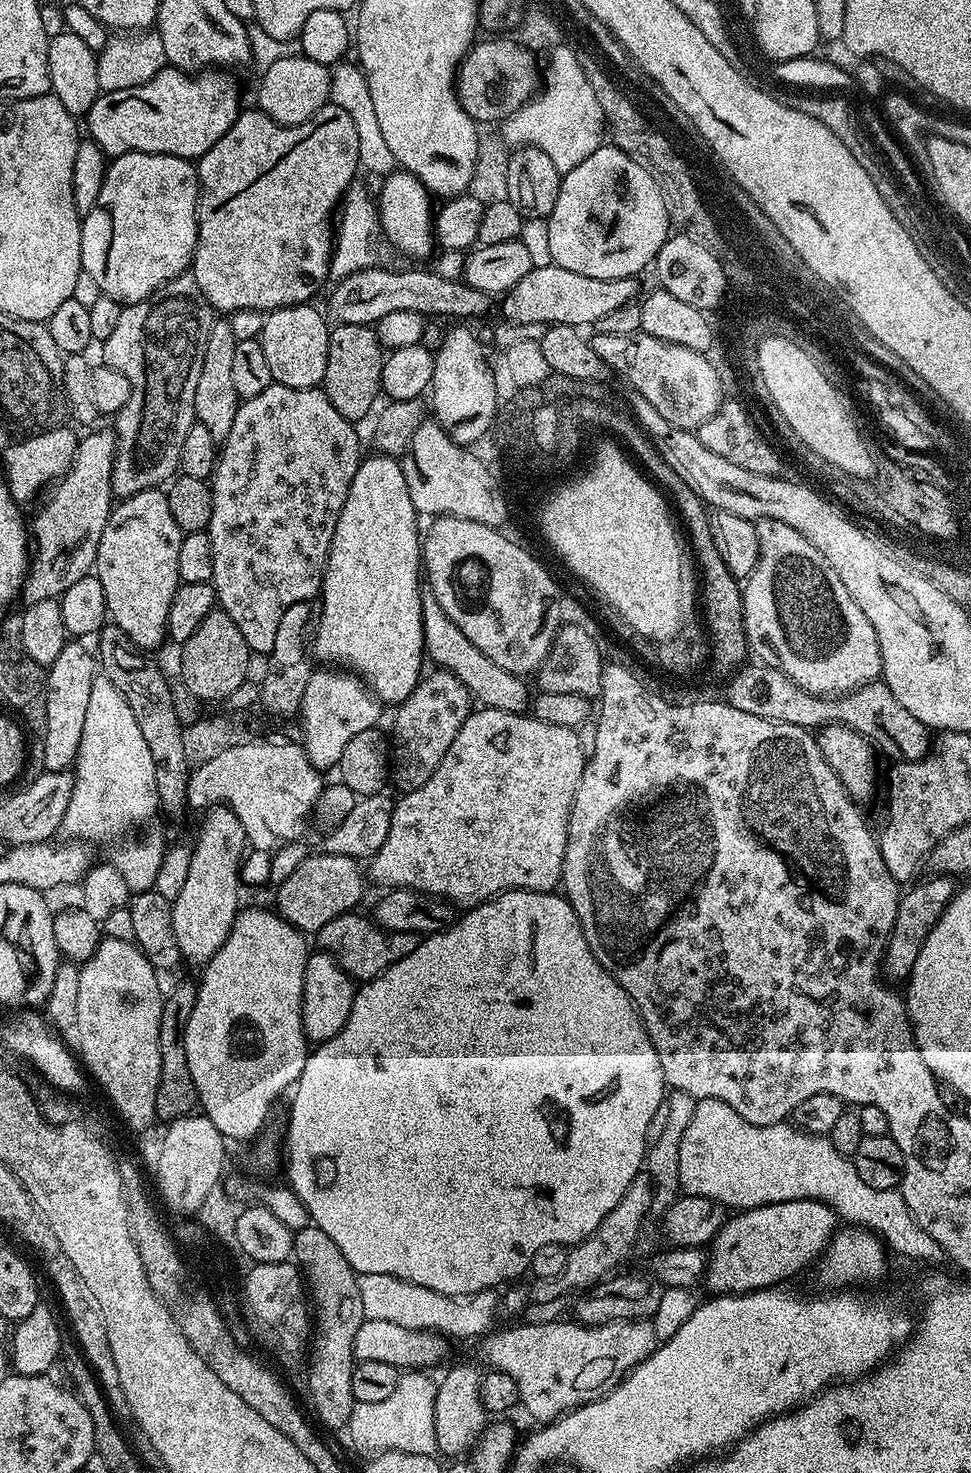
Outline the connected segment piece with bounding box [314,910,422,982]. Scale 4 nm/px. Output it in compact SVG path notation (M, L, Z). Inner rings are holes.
M359 911L343 912L334 922L326 922L320 932L315 933L314 944L321 952L329 952L340 964L340 969L348 973L353 981L372 980L378 974L390 970L394 962L402 962L406 954L414 954L422 939L418 932L387 932L379 924L359 916Z

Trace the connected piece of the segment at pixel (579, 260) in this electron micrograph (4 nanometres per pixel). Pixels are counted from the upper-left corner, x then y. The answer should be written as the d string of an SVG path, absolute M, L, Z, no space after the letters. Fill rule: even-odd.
M601 146L594 150L578 166L574 166L569 172L563 173L560 189L558 190L558 202L554 202L554 210L546 217L548 224L548 252L551 263L562 266L566 270L574 270L574 274L586 274L586 278L626 278L627 276L639 277L640 271L644 267L651 265L656 259L658 250L668 241L670 235L670 225L667 218L665 203L662 200L662 194L657 184L657 177L635 155L628 155L622 149L615 146Z

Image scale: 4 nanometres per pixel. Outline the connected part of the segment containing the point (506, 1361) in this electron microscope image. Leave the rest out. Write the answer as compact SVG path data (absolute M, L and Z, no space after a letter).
M563 1319L545 1324L520 1322L517 1328L506 1328L502 1332L493 1331L479 1341L480 1352L488 1363L487 1367L510 1374L510 1378L518 1382L520 1404L534 1419L540 1420L536 1422L554 1421L575 1408L599 1400L605 1392L615 1389L628 1373L655 1352L660 1344L652 1323L648 1320L622 1320L597 1328L575 1322L564 1323Z

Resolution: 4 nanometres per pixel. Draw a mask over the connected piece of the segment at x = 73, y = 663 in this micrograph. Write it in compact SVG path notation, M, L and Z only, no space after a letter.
M83 643L65 644L62 654L47 665L48 693L46 694L46 734L44 744L45 772L67 772L75 765L76 755L82 742L82 726L86 726L86 709L90 702L90 686L94 686L98 675L98 664L83 648Z

